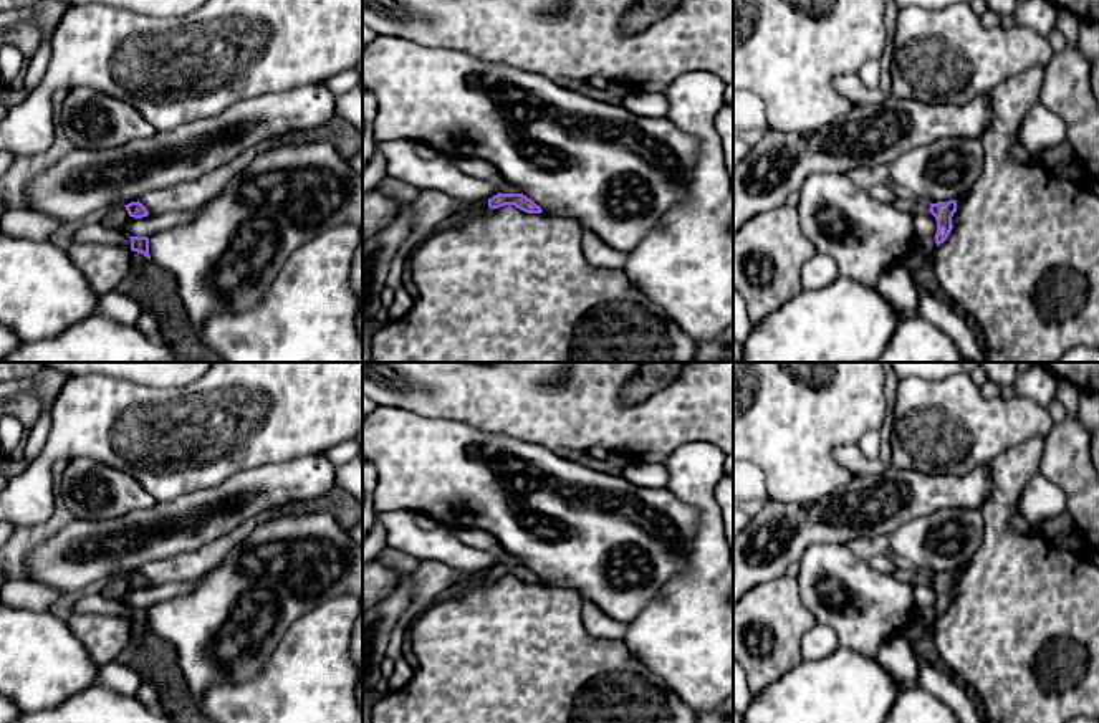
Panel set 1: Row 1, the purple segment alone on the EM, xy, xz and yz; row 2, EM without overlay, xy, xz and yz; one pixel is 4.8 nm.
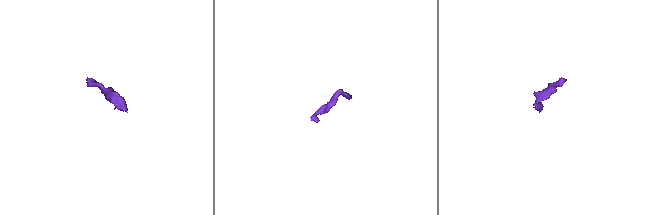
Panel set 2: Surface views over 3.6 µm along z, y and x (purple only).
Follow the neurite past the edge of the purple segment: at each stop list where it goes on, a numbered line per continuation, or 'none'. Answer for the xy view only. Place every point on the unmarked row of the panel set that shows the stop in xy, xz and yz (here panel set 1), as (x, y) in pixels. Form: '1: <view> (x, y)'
1: xy (156, 660)

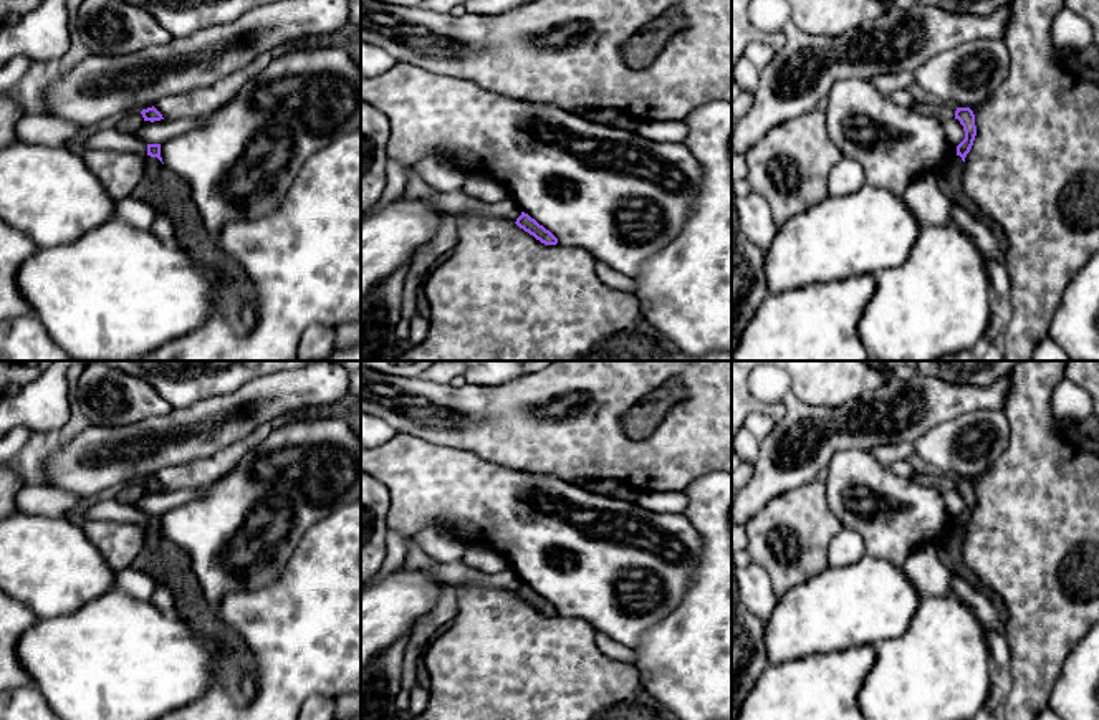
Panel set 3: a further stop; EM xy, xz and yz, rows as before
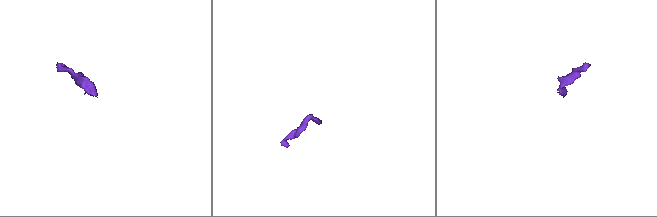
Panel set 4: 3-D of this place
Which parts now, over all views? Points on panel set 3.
1: xy (167, 565)

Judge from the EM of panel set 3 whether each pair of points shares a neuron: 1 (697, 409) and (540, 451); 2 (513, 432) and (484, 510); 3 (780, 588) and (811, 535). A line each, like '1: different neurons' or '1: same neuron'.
1: same neuron
2: different neurons
3: same neuron

